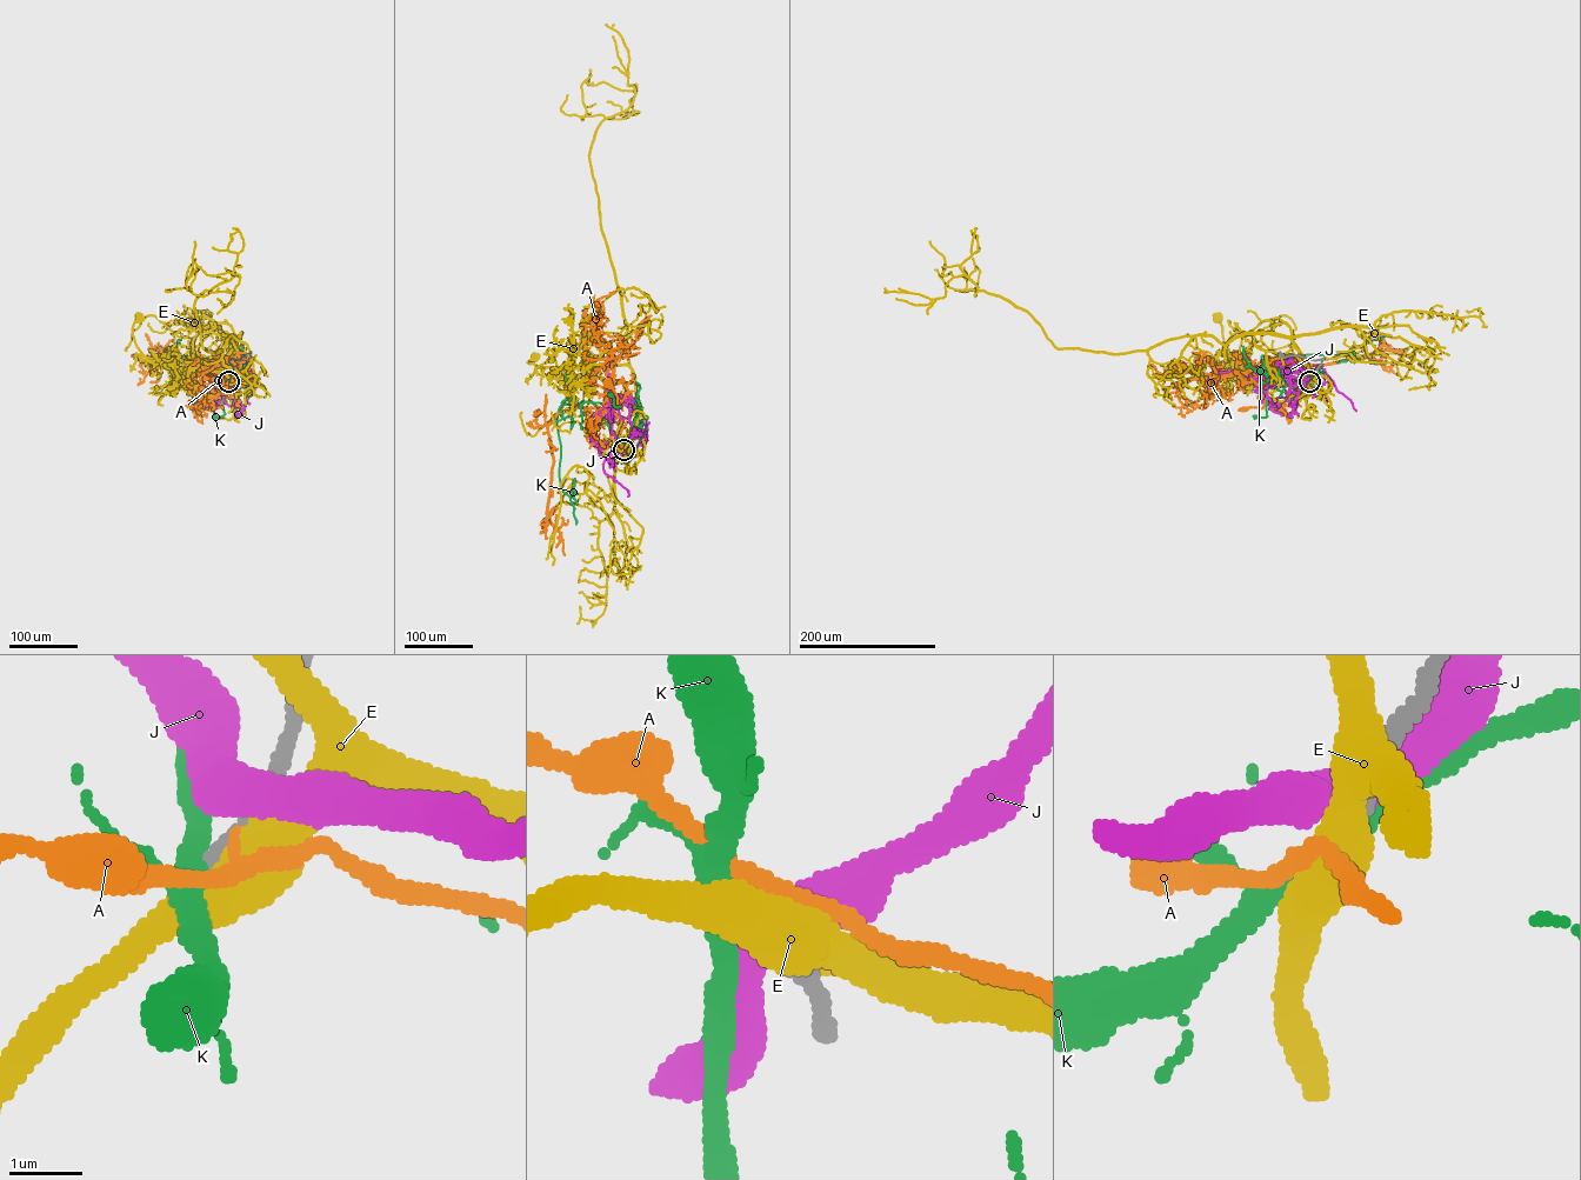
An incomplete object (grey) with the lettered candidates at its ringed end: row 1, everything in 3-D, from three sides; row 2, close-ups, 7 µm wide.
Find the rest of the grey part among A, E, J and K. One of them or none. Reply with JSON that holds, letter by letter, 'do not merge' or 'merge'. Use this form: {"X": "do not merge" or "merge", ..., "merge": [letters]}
{"A": "do not merge", "E": "do not merge", "J": "do not merge", "K": "do not merge", "merge": []}

